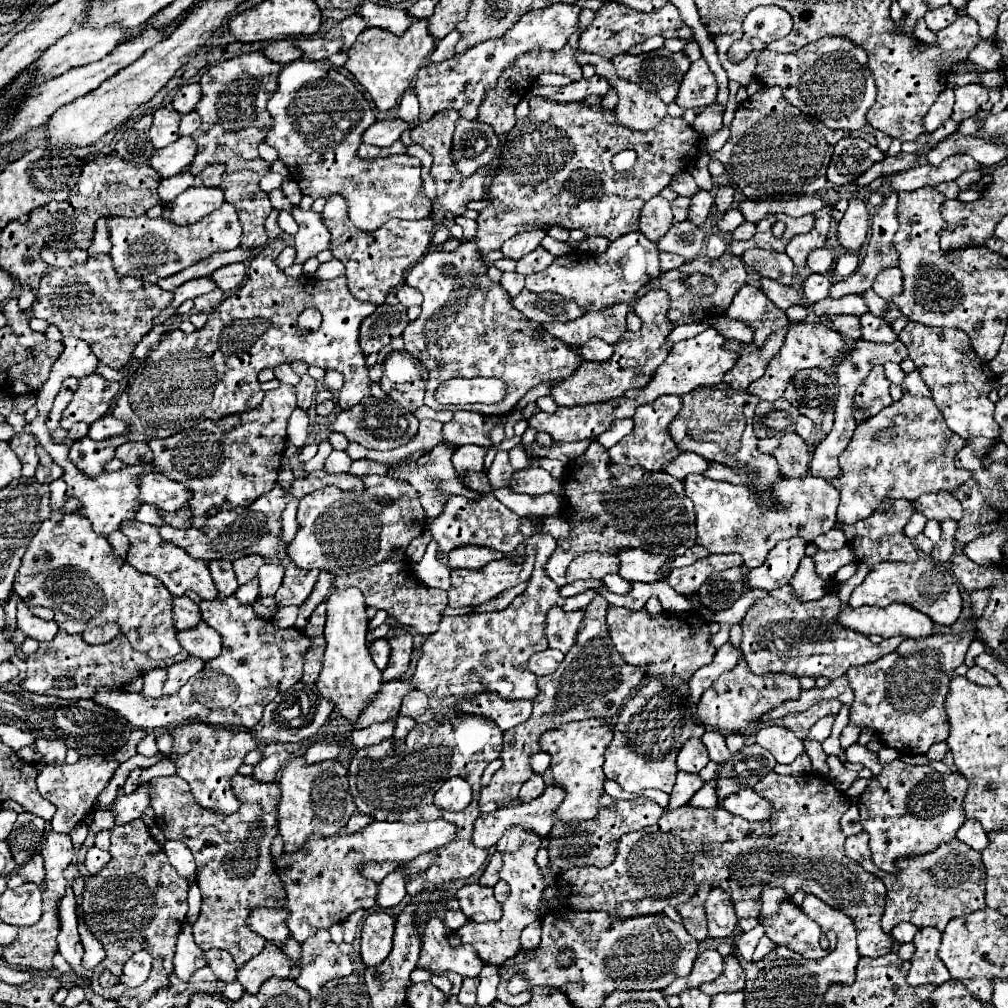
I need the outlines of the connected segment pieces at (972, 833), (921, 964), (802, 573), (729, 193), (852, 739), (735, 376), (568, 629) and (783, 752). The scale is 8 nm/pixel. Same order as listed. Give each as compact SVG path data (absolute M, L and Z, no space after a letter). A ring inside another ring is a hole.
M965 820L963 826L957 830L957 838L959 838L961 842L965 842L969 848L977 850L977 852L981 852L983 848L989 846L989 838L987 838L985 830L983 830L981 824L975 822L975 820Z
M919 928L915 934L915 958L911 960L911 972L907 976L907 982L911 986L921 986L921 984L943 984L947 982L949 970L937 956L937 948L941 944L941 932L935 928Z
M805 556L801 560L801 564L799 564L799 568L797 568L797 572L789 584L793 588L793 596L803 600L803 602L819 600L835 588L833 580L821 580L815 574L815 564L811 562L811 556Z
M727 184L727 186L719 186L719 190L717 190L717 196L715 196L715 202L717 202L717 210L719 212L727 212L729 208L731 208L731 204L733 204L733 194L735 194L735 190Z
M847 724L841 732L841 748L849 748L851 744L857 744L859 734L861 734L861 728L857 728L853 724Z
M789 326L777 330L775 334L771 334L763 346L763 350L759 350L755 344L741 344L737 340L727 342L725 346L729 350L735 350L741 354L741 358L735 362L735 368L731 368L731 372L725 374L725 382L733 388L733 390L747 390L747 386L751 382L755 382L759 376L763 376L763 370L767 368L767 362L773 358L773 354L779 352L785 334L787 334Z
M553 608L547 616L547 640L549 648L557 648L563 654L569 652L569 648L575 644L577 630L583 620L583 610L567 614L565 610Z
M765 726L755 734L755 742L769 750L779 764L793 762L801 752L805 752L801 738L793 736L791 730L783 726Z

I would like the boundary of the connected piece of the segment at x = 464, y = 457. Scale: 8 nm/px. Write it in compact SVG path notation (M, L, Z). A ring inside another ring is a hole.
M459 446L453 452L453 466L455 470L483 470L483 460L485 460L487 448L481 446Z

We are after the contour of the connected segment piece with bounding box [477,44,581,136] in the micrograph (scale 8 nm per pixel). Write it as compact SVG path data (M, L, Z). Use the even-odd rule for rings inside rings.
M567 44L565 48L561 48L559 52L547 52L547 50L529 50L525 52L523 56L519 56L513 64L509 64L503 74L499 76L497 84L493 88L489 88L485 92L485 98L479 106L479 116L477 120L479 122L485 122L489 124L497 136L503 136L505 132L509 132L513 126L515 126L515 108L521 100L521 92L523 90L529 90L533 84L533 80L537 80L539 74L543 72L555 72L555 74L565 74L569 76L571 80L581 80L581 66L575 62L575 56L573 56L573 48Z

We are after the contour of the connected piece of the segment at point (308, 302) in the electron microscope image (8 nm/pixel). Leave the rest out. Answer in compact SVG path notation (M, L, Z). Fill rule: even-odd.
M281 240L271 242L253 256L245 282L213 308L203 328L193 334L183 334L179 328L167 332L157 348L133 366L129 384L113 410L113 416L127 426L127 434L103 441L87 436L71 444L69 458L85 476L99 476L105 464L113 460L115 448L129 440L143 440L143 430L147 430L149 442L151 438L173 436L207 418L219 420L257 408L263 400L257 374L263 368L303 360L309 366L341 372L345 384L339 390L337 404L343 410L353 408L361 398L371 394L369 368L365 364L367 356L359 346L359 326L377 306L357 300L347 290L347 278L343 276L335 280L285 276L275 266L275 248L285 248L285 244ZM305 308L317 308L323 322L317 332L299 336L297 318ZM175 390L179 390L183 398L175 398Z

